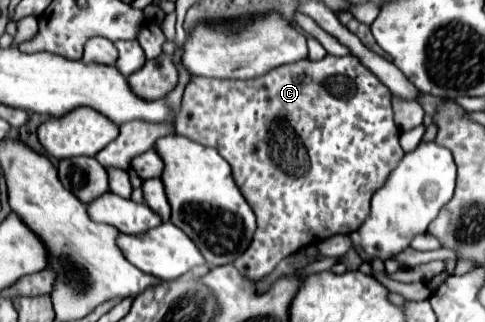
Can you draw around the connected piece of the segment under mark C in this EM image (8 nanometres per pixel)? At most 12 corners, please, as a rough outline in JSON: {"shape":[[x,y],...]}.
{"shape":[[352,55],[194,77],[176,133],[256,213],[260,281],[356,231],[404,157]]}

